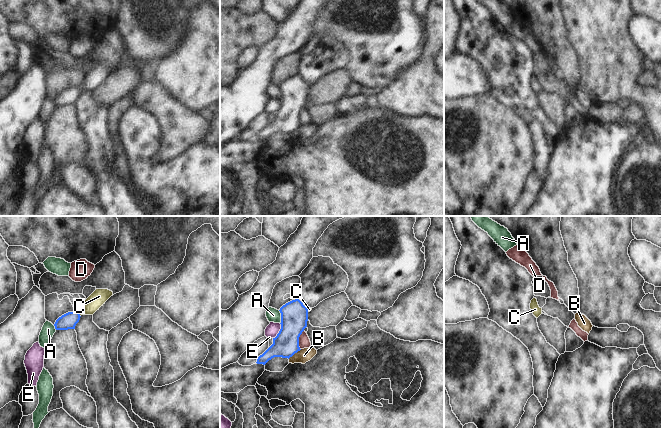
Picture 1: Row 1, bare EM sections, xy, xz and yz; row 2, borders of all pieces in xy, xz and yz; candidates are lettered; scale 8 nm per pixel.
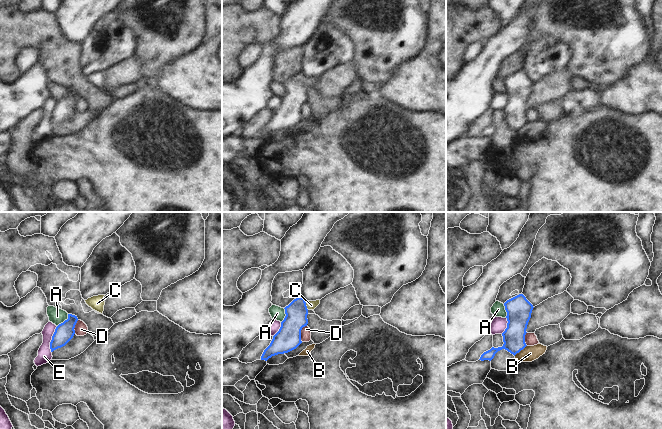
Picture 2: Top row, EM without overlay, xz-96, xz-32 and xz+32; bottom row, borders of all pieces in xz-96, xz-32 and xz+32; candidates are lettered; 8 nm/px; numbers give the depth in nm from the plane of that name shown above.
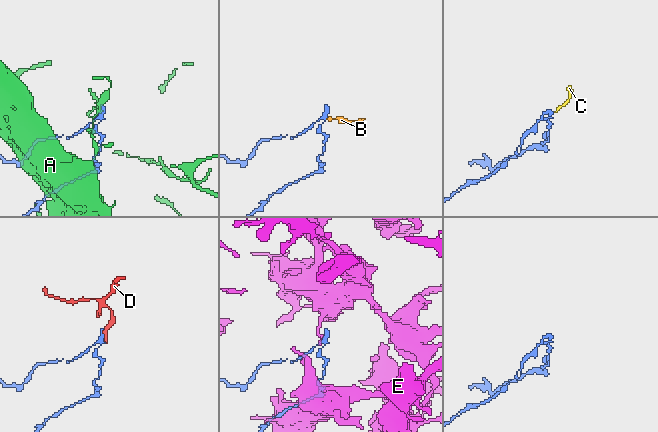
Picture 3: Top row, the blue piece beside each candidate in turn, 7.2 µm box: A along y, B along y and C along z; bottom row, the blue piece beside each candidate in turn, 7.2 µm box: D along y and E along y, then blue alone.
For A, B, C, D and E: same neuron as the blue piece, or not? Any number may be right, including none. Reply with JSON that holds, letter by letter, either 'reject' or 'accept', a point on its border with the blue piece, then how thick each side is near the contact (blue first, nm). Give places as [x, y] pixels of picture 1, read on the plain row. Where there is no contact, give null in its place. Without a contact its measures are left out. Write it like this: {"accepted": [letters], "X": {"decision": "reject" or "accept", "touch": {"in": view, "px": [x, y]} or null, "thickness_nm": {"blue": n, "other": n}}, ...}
{"accepted": ["C"], "A": {"decision": "reject", "touch": {"in": "xz", "px": [281, 93]}, "thickness_nm": {"blue": 220, "other": 110}}, "B": {"decision": "reject", "touch": {"in": "xz", "px": [294, 129]}, "thickness_nm": {"blue": 200, "other": 110}}, "C": {"decision": "accept", "touch": {"in": "xy", "px": [79, 90]}, "thickness_nm": {"blue": 130, "other": 120}}, "D": {"decision": "reject", "touch": {"in": "xz", "px": [298, 116]}, "thickness_nm": {"blue": 220, "other": 100}}, "E": {"decision": "reject", "touch": {"in": "xz", "px": [279, 107]}, "thickness_nm": {"blue": 220, "other": 110}}}

